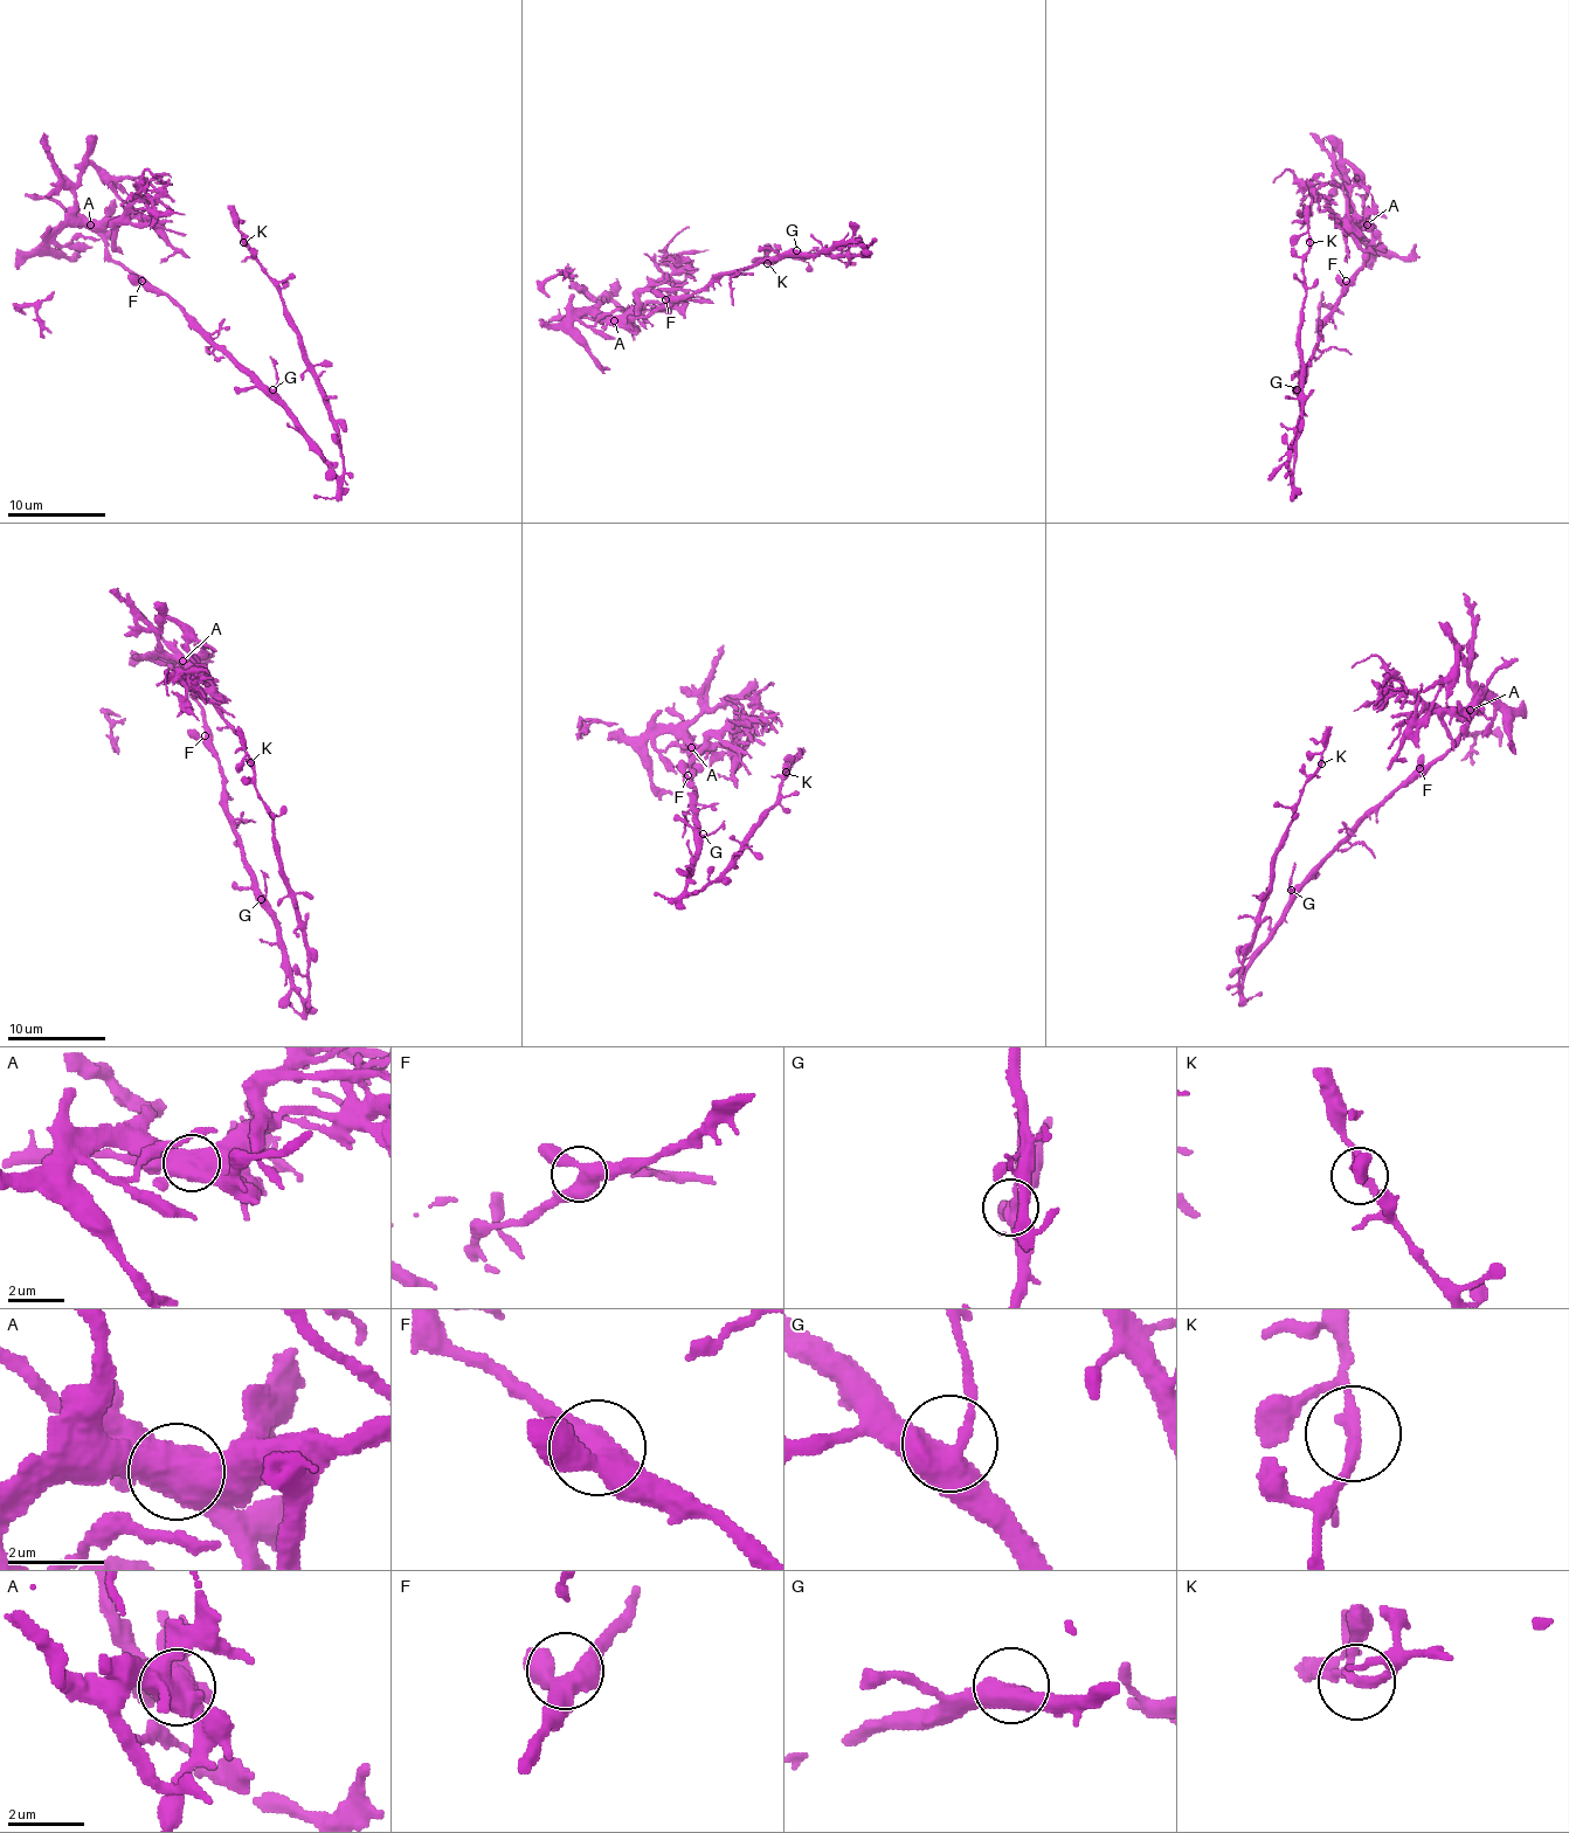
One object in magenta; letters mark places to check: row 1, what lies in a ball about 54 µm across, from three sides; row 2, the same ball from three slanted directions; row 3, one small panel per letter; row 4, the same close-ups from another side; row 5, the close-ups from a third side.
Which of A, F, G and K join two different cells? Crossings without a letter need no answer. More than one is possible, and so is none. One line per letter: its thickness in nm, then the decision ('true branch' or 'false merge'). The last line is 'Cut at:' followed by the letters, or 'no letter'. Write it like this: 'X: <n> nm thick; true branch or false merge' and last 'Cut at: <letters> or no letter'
A: 650 nm thick; false merge
F: 480 nm thick; true branch
G: 440 nm thick; true branch
K: 240 nm thick; true branch
Cut at: A

